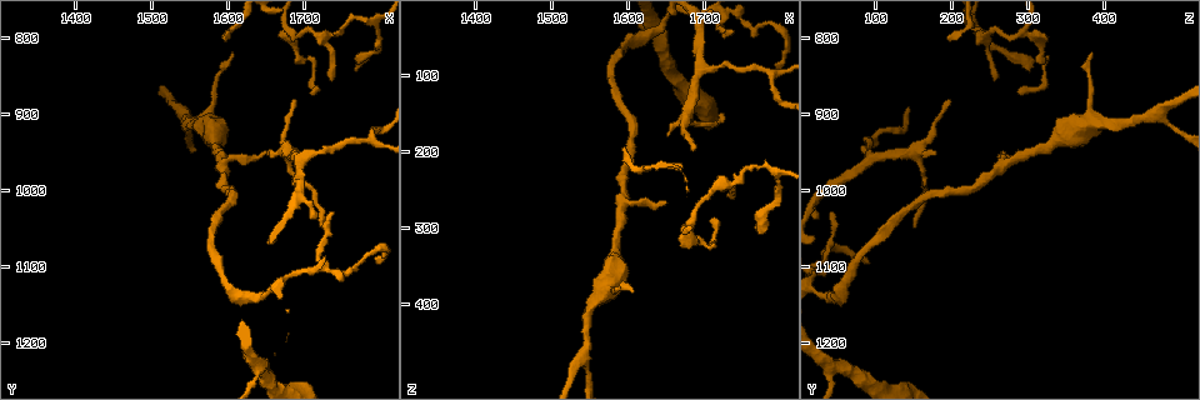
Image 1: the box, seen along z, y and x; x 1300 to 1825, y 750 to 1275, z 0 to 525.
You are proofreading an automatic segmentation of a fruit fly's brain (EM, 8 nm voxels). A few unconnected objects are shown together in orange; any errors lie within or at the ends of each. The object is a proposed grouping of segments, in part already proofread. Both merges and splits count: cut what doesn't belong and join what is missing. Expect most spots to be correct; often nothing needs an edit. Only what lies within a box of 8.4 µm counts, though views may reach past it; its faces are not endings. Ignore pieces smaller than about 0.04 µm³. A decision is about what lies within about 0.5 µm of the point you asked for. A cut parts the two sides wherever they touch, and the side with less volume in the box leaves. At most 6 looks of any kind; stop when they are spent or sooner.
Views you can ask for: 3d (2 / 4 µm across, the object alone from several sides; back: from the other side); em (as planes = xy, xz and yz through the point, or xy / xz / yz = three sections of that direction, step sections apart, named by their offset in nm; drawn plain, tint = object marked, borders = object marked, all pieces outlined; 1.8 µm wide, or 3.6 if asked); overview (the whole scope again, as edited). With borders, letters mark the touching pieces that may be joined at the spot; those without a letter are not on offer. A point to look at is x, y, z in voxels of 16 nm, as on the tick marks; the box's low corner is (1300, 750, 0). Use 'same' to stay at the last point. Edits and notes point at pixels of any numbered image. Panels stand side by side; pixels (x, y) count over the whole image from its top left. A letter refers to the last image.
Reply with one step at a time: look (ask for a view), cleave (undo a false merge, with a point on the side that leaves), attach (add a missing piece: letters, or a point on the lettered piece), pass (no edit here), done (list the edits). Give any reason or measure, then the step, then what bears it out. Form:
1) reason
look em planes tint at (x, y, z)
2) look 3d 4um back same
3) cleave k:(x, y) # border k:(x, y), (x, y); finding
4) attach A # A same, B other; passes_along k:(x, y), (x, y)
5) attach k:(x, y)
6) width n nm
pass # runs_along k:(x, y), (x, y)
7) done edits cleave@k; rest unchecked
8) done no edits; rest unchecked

sharp bend
look em planes borders at (1790, 935, 100)

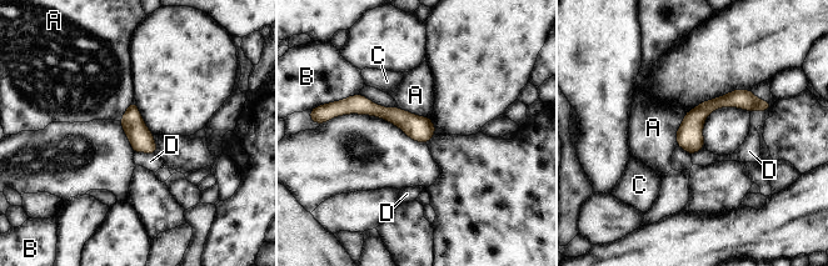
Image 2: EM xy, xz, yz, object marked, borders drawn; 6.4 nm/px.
pass # A other, B other, C other, D other; runs_along 2:(764, 104), (709, 105), (679, 141); all the same neuron

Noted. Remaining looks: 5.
branch stops here
look em planes plain at (1650, 955, 175)

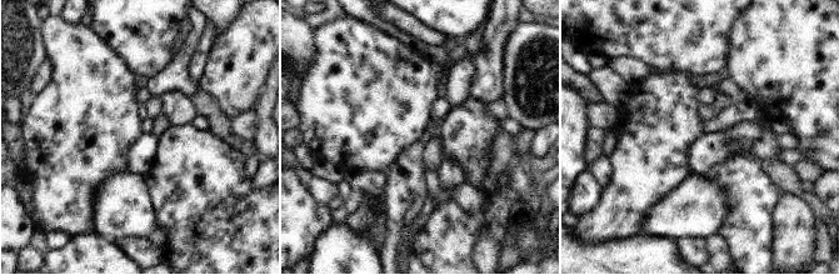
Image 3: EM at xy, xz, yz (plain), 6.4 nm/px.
see the neighbours
look em planes borders same

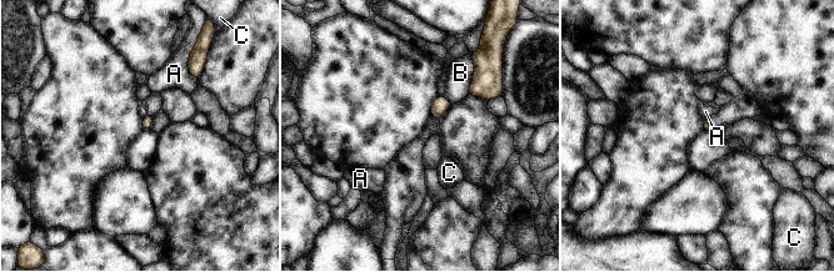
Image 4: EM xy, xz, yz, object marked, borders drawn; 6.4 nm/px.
pass # A other, B other, C other; border 4:(188, 60), (188, 70), (196, 79); no lettered piece goes on from it

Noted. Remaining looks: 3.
look em planes borders at (1725, 1050, 145)

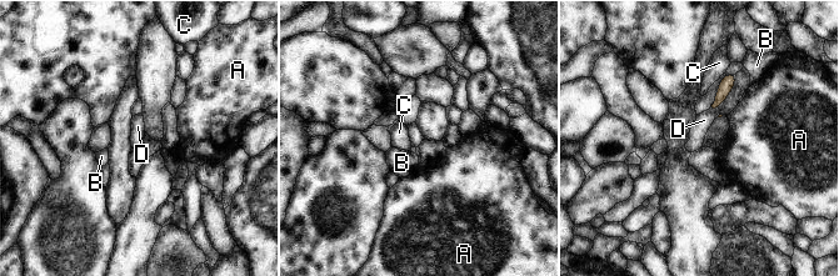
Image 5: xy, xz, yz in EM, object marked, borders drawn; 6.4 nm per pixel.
longest_contact D 280 nm
pass # A other, B other, C other, D other; none of them fits

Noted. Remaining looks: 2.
done no edits; rest unchecked

